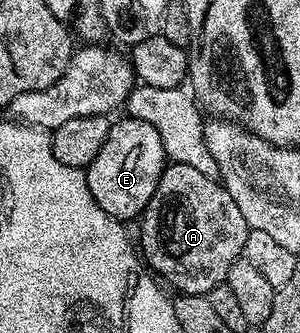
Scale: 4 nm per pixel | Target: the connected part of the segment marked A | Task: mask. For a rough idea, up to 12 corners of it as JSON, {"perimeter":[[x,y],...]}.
{"perimeter":[[170,162],[140,215],[178,294],[227,281],[251,231],[217,177]]}

